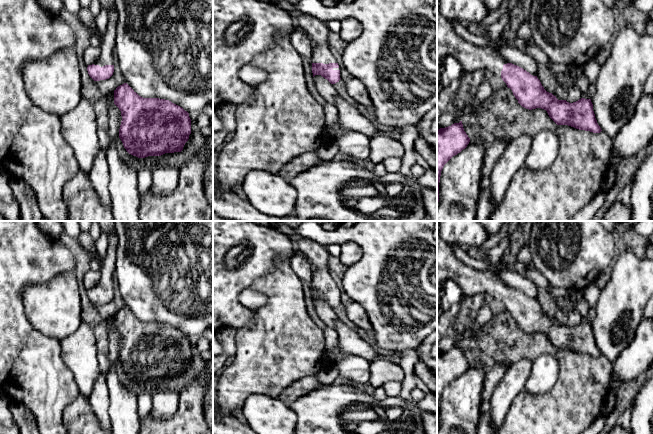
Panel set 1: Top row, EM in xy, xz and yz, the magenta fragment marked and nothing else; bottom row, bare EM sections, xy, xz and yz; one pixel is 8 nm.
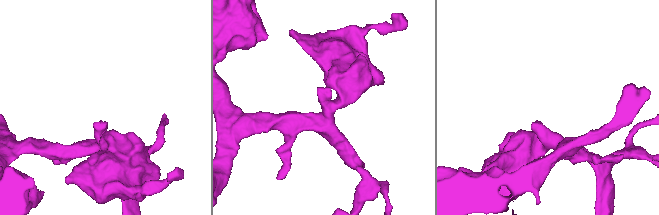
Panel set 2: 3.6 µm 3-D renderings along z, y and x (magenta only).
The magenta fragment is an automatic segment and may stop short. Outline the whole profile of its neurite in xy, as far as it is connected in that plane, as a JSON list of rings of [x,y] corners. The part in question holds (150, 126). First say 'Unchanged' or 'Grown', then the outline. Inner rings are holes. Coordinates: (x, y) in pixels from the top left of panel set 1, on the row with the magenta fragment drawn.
Unchanged. [[[127,83],[114,90],[114,104],[122,116],[119,138],[129,154],[145,158],[183,150],[191,134],[191,119],[182,107],[165,99],[143,98]]]

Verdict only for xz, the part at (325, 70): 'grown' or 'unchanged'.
grown

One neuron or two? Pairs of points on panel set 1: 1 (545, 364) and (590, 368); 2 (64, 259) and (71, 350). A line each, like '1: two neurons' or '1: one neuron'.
1: two neurons
2: two neurons

